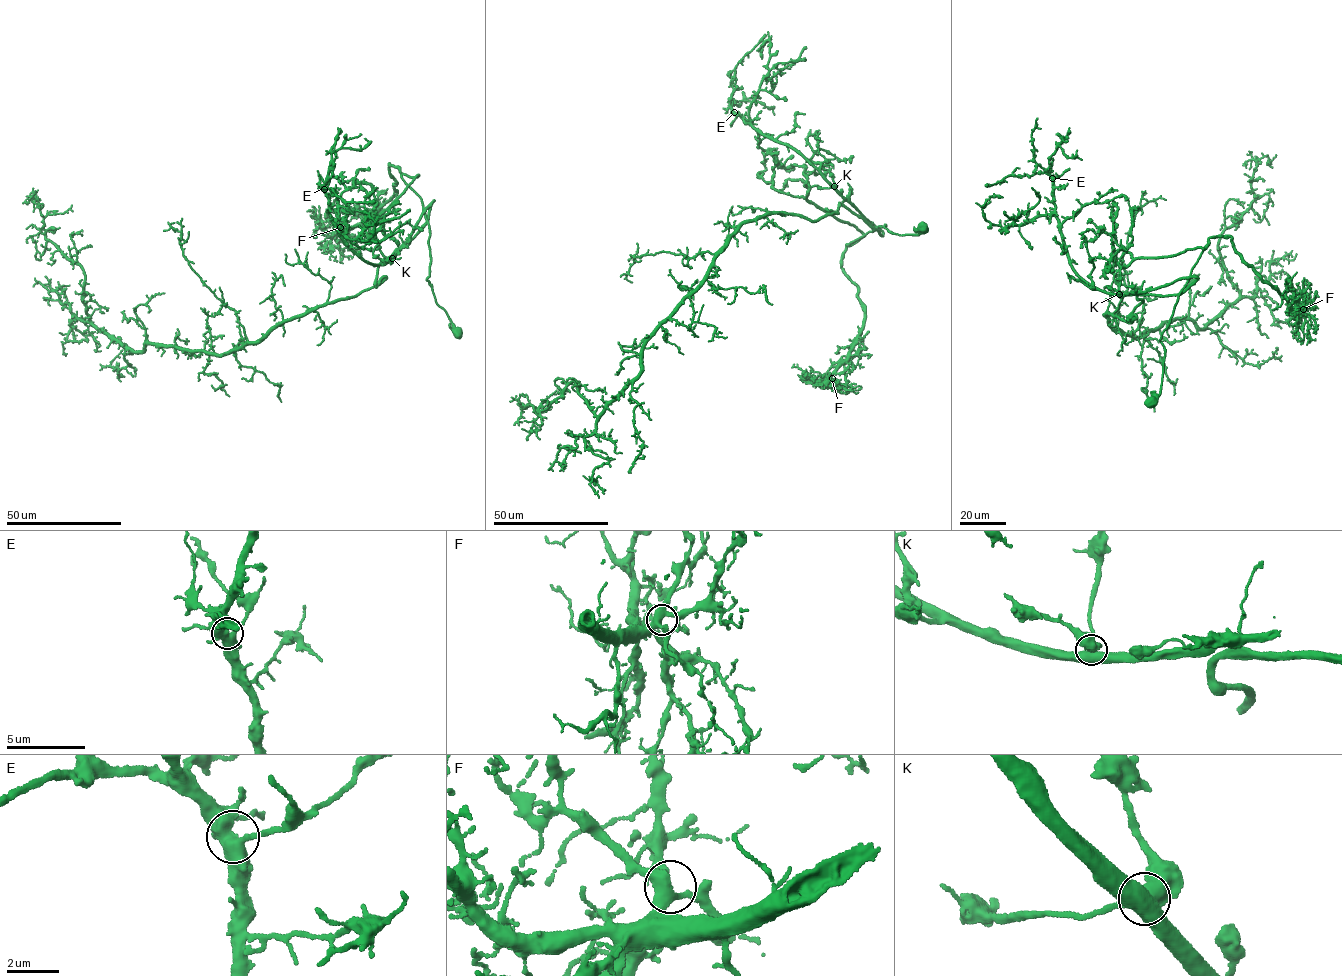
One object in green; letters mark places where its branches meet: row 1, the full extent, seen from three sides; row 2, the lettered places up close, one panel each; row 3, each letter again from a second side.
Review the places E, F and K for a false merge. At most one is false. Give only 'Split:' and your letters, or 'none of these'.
Split: K

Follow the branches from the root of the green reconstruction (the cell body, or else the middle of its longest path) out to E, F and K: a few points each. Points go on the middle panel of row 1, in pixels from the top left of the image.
E: (922, 227), (901, 235), (885, 224), (849, 246), (864, 234), (806, 197), (813, 186), (832, 185), (734, 112)
F: (922, 227), (918, 234), (901, 235), (885, 224), (846, 245), (841, 268), (857, 286), (865, 318), (832, 378)
K: (922, 227), (918, 234), (901, 235), (885, 224), (849, 246), (864, 234), (806, 197), (813, 186), (834, 186)

